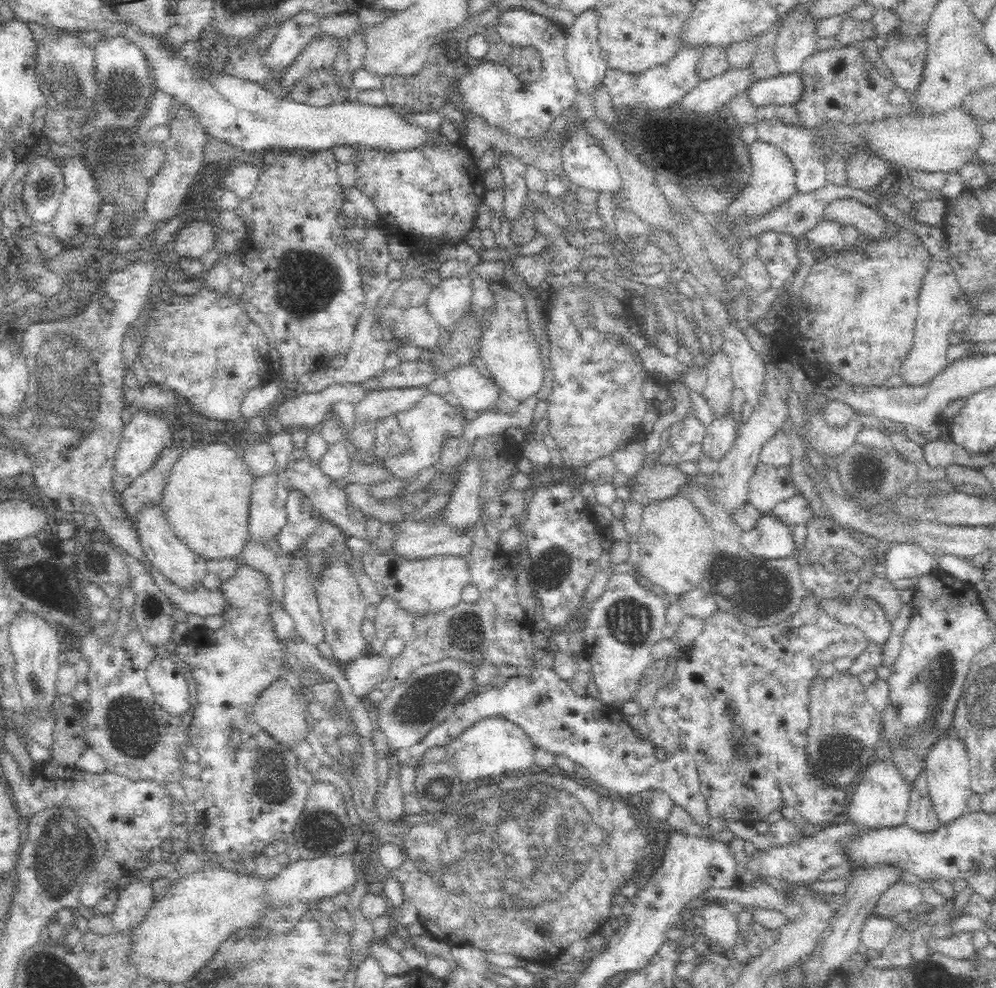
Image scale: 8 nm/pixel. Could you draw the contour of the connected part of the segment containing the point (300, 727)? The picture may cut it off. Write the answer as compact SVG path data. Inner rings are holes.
M282 678L268 684L253 706L255 721L276 740L290 747L304 741L309 724L295 688Z

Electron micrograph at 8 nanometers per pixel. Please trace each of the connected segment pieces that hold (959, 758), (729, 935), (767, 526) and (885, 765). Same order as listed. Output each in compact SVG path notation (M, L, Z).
M956 734L940 741L924 762L924 777L928 785L928 796L932 802L932 811L942 826L950 826L968 811L967 802L972 796L970 790L969 766L964 745L956 739Z
M715 901L705 906L704 934L709 943L722 954L729 951L735 944L737 916L734 916L723 903Z
M763 514L756 526L748 532L743 532L738 541L750 555L764 560L789 557L795 544L791 529L776 521L776 517Z
M876 760L866 766L861 781L850 787L846 809L842 813L844 822L852 824L861 831L896 828L905 824L909 810L908 785L900 777L890 761Z

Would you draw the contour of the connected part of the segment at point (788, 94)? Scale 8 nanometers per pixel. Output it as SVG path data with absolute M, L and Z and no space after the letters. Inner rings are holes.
M800 71L788 76L776 75L756 81L749 86L751 101L756 107L767 104L796 106L805 91Z

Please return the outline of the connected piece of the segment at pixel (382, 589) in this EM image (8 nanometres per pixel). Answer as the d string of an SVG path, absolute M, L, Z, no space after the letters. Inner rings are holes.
M373 547L363 553L361 564L362 574L374 582L383 598L390 599L399 610L415 620L453 610L462 602L462 590L470 584L467 566L461 557L437 556L428 560L406 561L389 550L380 554Z

